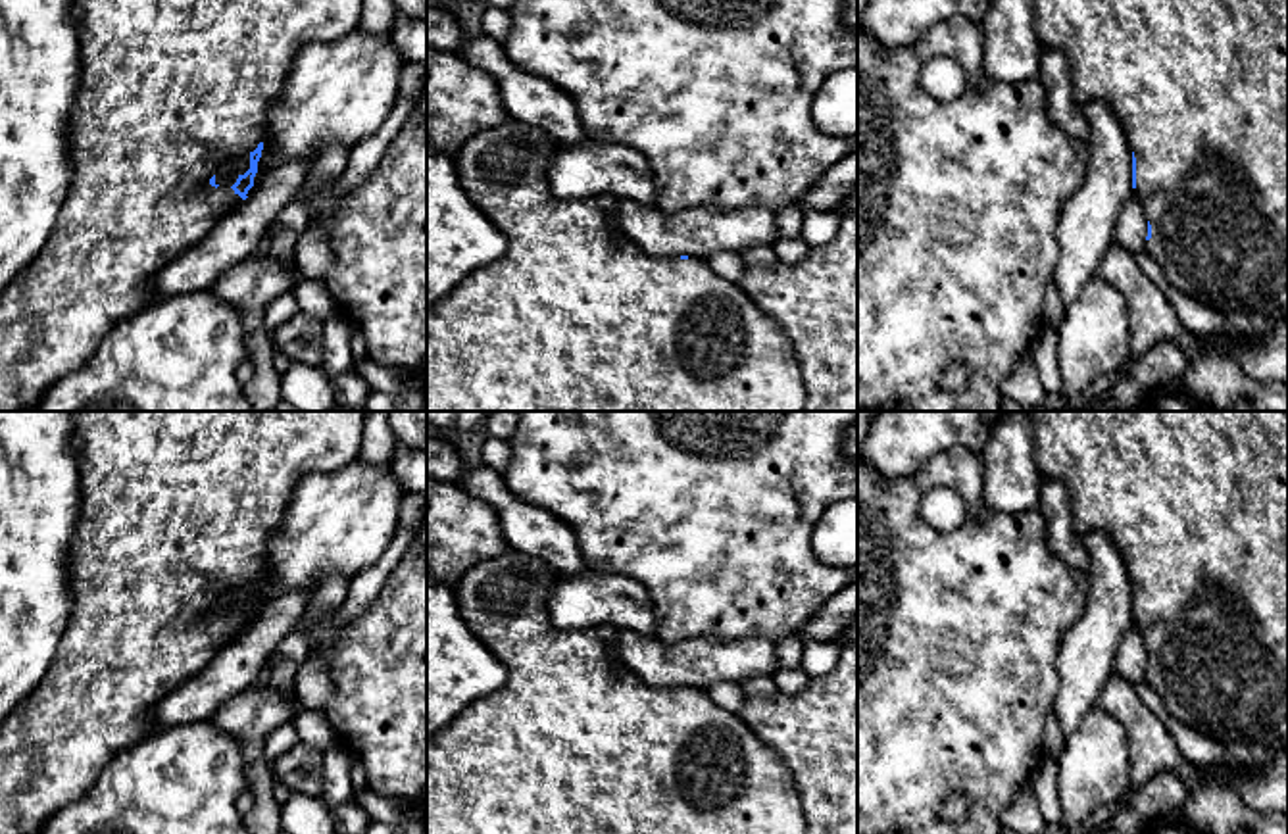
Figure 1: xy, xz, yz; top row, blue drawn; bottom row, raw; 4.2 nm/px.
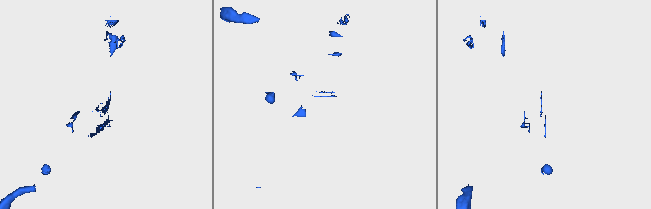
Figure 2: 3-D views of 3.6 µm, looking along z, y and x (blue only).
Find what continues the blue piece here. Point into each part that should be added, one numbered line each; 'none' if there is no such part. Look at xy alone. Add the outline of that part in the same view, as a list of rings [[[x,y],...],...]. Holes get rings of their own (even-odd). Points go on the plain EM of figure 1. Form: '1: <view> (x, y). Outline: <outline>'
1: xy (175, 506). Outline: [[[71,411],[71,446],[79,469],[81,511],[69,548],[71,613],[56,653],[40,684],[0,724],[0,834],[38,834],[44,822],[79,799],[104,767],[123,749],[156,728],[158,703],[185,680],[198,675],[211,657],[242,634],[231,617],[211,617],[210,609],[229,592],[246,588],[263,573],[265,544],[283,523],[296,484],[311,473],[336,471],[359,457],[371,411]]]

